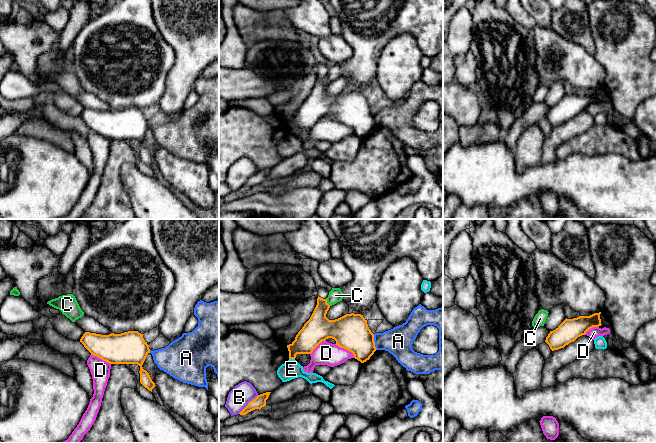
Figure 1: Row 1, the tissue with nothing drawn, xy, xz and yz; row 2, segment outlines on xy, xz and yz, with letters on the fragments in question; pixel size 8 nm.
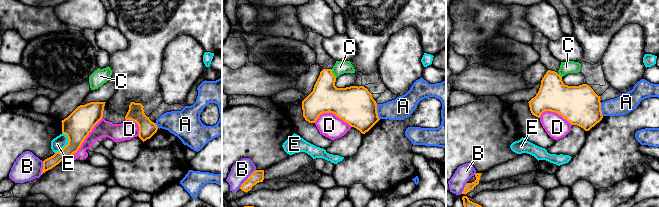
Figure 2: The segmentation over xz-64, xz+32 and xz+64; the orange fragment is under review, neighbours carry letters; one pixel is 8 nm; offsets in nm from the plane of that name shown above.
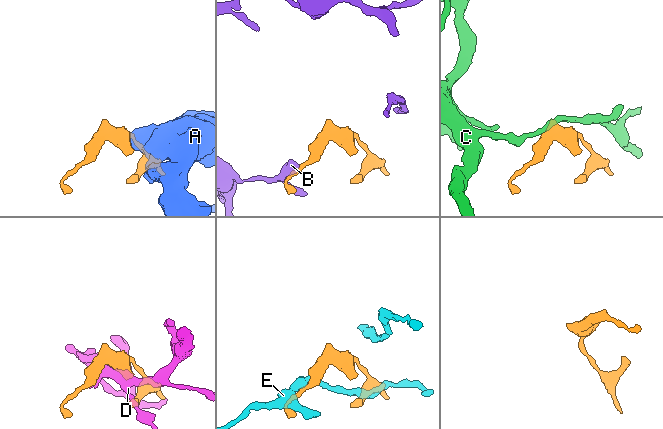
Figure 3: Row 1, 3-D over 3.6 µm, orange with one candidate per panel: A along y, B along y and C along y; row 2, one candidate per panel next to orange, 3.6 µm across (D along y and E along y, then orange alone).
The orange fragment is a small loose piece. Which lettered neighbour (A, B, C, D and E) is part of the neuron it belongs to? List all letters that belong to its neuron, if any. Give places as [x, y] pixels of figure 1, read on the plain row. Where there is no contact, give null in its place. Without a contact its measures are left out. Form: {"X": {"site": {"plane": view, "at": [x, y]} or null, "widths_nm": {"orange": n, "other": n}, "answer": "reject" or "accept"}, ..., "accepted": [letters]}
{"A": {"site": {"plane": "xz", "at": [374, 118]}, "widths_nm": {"orange": 280, "other": 220}, "answer": "reject"}, "B": {"site": {"plane": "xz", "at": [248, 179]}, "widths_nm": {"orange": 100, "other": 180}, "answer": "reject"}, "C": {"site": {"plane": "xz", "at": [326, 78]}, "widths_nm": {"orange": 220, "other": 110}, "answer": "reject"}, "D": {"site": {"plane": "xz", "at": [346, 125]}, "widths_nm": {"orange": 280, "other": 180}, "answer": "reject"}, "E": {"site": {"plane": "xz", "at": [292, 134]}, "widths_nm": {"orange": 190, "other": 150}, "answer": "reject"}, "accepted": []}

